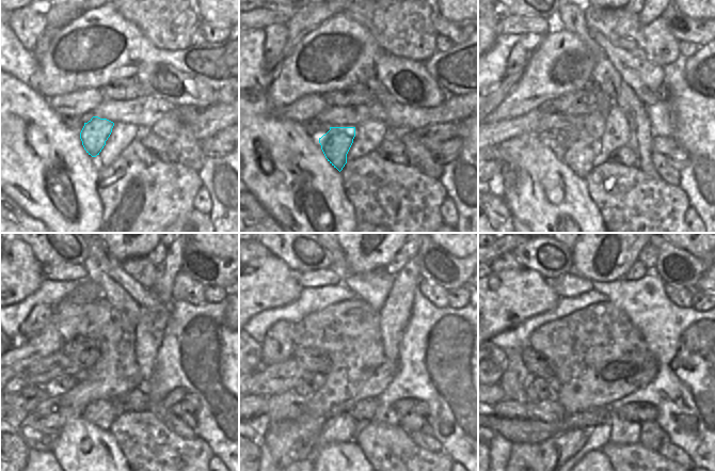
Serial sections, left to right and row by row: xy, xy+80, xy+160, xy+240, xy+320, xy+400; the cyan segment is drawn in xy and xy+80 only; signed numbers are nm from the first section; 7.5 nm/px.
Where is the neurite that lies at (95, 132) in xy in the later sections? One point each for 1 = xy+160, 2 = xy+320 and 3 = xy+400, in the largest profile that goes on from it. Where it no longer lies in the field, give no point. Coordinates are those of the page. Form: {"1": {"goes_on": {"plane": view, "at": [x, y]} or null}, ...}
{"1": {"goes_on": {"plane": "xy+160", "at": [578, 156]}}, "2": {"goes_on": {"plane": "xy+320", "at": [338, 428]}}, "3": {"goes_on": {"plane": "xy+400", "at": [570, 442]}}}

